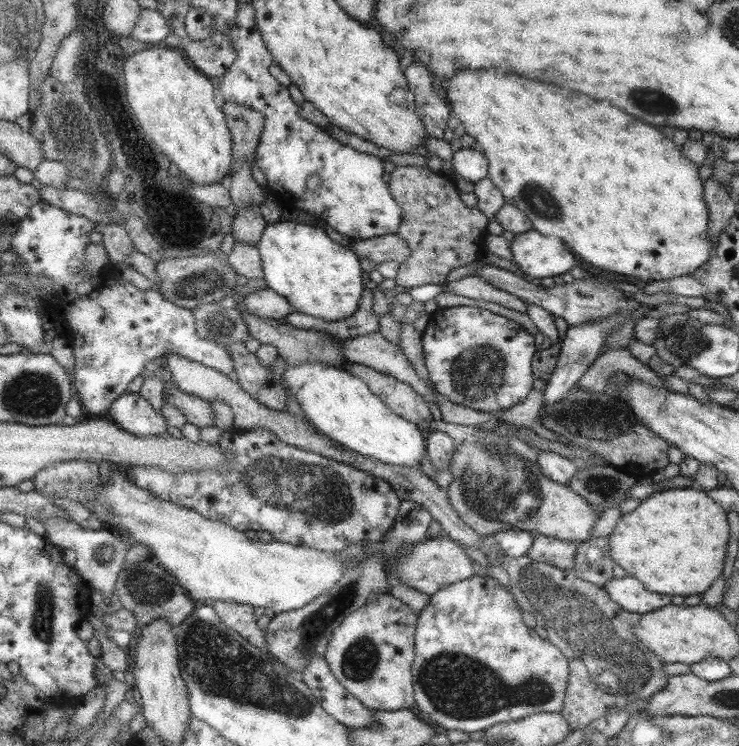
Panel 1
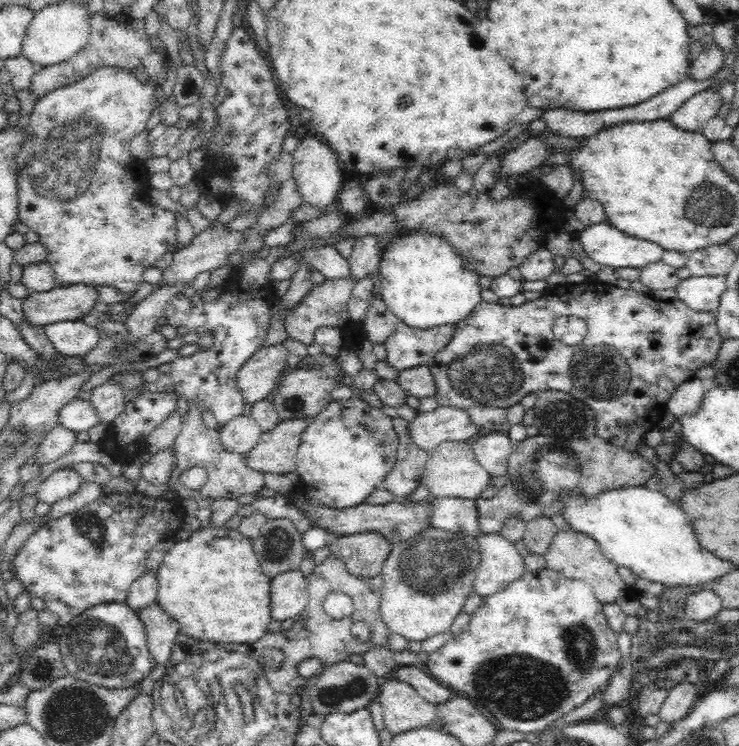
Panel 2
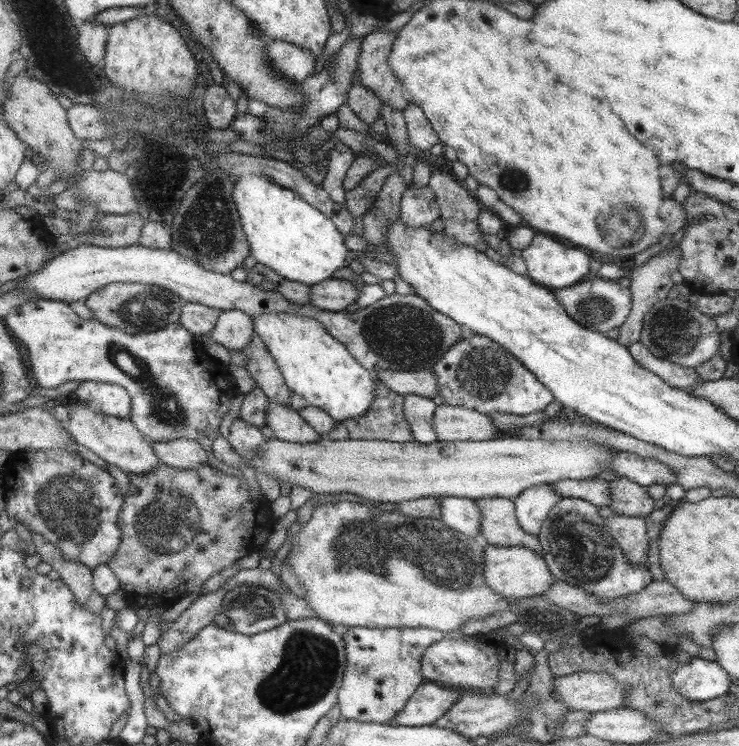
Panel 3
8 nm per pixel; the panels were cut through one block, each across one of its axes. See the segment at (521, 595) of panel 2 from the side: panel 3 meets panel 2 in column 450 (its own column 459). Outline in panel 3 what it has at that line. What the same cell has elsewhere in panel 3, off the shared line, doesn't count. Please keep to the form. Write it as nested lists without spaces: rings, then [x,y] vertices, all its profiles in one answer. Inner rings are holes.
[[[462,637],[461,639],[441,639],[430,644],[421,658],[422,676],[426,682],[437,683],[444,687],[463,689],[479,693],[489,693],[498,683],[500,658],[499,645],[486,645]]]

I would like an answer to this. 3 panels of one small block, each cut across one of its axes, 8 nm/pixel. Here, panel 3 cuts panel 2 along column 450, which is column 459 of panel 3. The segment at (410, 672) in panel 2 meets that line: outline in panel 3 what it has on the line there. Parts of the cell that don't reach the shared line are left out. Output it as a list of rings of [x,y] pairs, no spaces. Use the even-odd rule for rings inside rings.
[[[423,682],[407,699],[399,714],[394,716],[394,724],[399,726],[433,725],[457,702],[463,689],[453,689],[437,683]]]

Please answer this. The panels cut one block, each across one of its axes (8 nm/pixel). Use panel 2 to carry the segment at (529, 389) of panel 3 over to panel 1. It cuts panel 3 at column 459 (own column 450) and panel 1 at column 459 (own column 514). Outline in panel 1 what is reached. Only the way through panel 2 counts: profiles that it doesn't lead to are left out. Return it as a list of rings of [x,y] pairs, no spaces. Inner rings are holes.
[[[471,307],[442,308],[430,314],[421,336],[421,354],[435,390],[450,402],[476,412],[493,413],[522,403],[531,388],[533,336],[521,326],[489,330],[489,318],[471,318]]]

